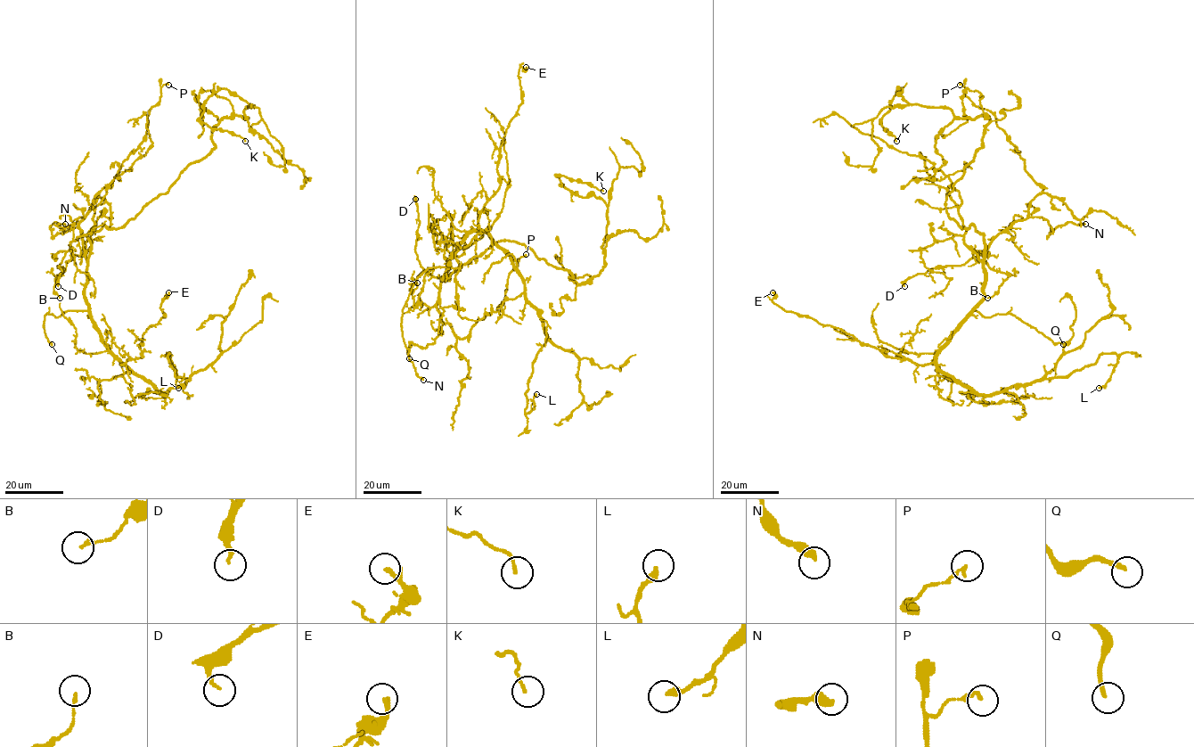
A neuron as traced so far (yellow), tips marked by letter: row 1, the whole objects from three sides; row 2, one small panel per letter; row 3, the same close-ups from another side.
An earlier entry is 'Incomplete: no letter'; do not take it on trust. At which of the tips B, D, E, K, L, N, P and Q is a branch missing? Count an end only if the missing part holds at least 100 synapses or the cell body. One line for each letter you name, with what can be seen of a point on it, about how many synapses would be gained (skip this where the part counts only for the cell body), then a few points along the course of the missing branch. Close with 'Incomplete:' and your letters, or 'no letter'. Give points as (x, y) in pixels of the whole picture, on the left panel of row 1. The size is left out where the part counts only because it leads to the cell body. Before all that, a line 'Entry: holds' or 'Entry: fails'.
Entry: fails
Q: Place: (52, 344). Course of what is missing: (52, 344), (67, 358), (79, 358), (77, 355), (71, 357), (69, 372)
Incomplete: Q

